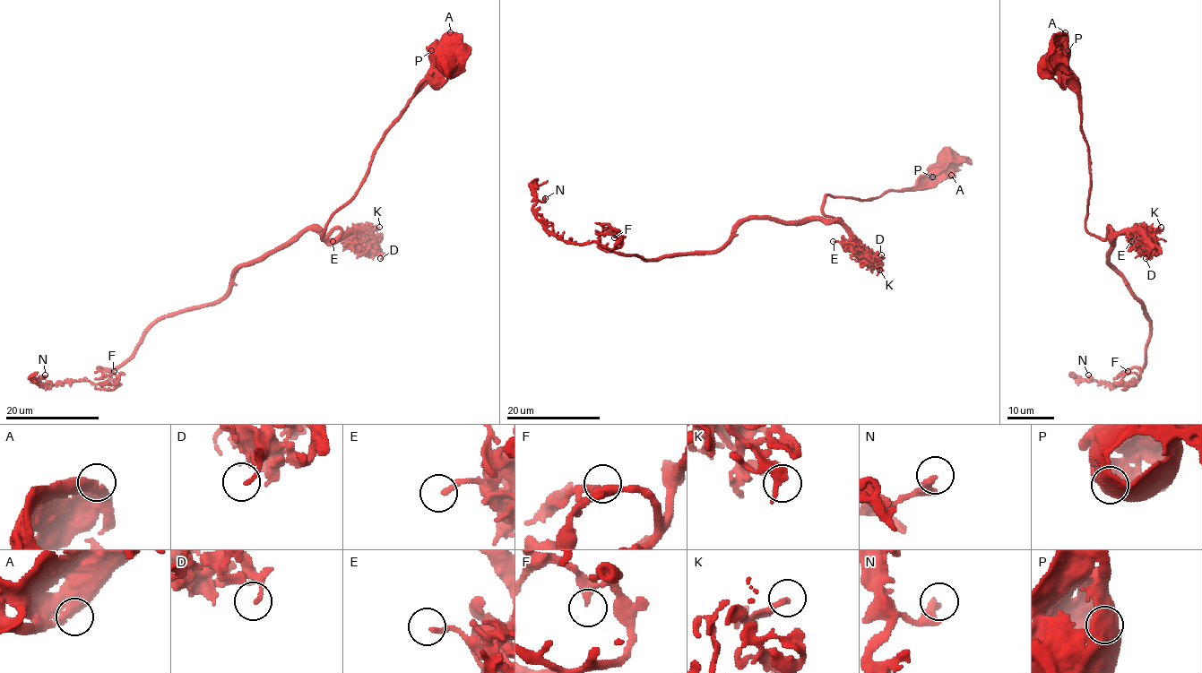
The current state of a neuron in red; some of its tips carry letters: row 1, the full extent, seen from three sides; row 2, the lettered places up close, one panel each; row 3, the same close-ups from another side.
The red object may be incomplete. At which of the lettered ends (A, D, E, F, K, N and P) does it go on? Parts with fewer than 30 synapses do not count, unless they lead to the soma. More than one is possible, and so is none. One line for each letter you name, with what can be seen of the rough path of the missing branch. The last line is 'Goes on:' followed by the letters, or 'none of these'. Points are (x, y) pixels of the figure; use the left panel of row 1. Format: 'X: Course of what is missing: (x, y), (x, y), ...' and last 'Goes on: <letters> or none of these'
Goes on: none of these

